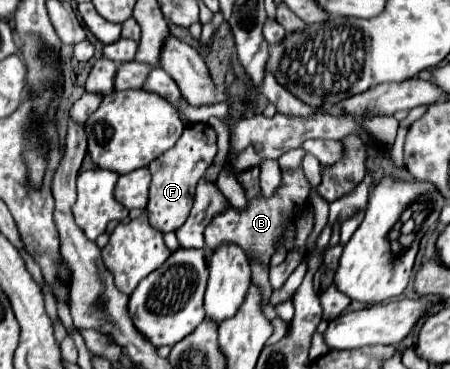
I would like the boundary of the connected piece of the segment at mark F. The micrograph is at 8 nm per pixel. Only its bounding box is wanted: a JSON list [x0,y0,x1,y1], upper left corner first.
[147,123,217,233]

